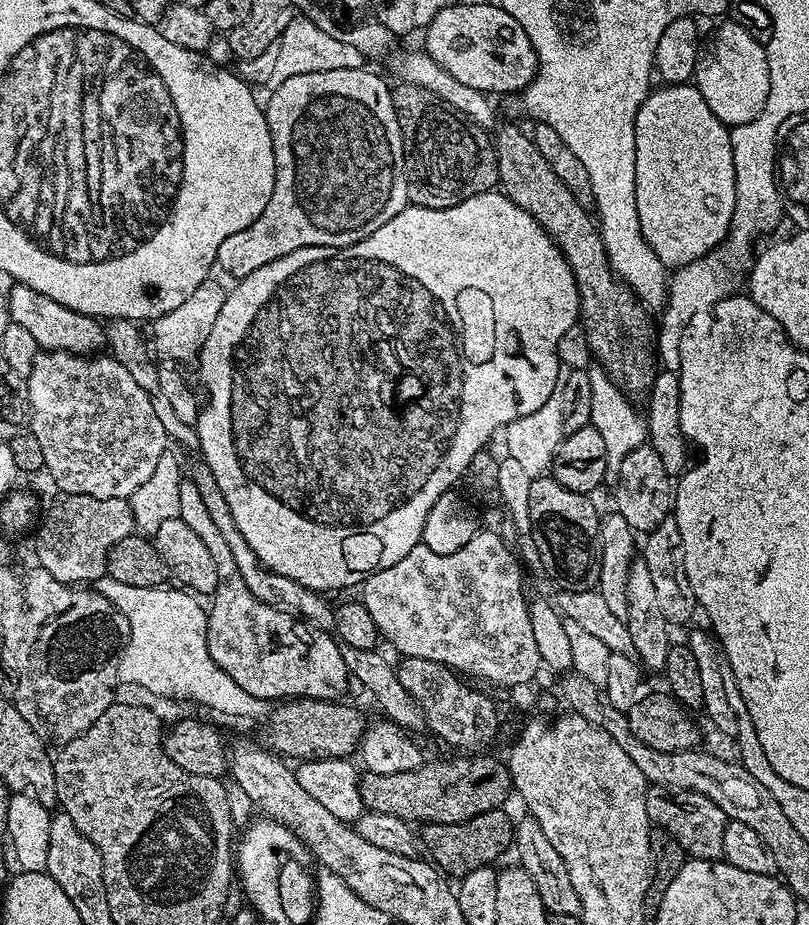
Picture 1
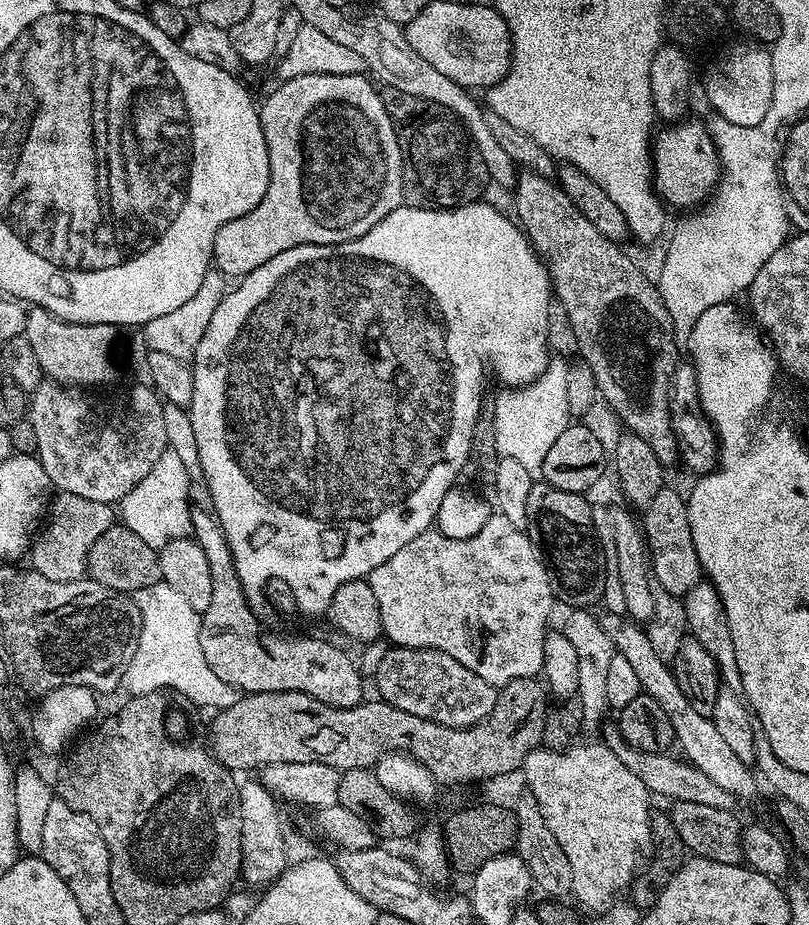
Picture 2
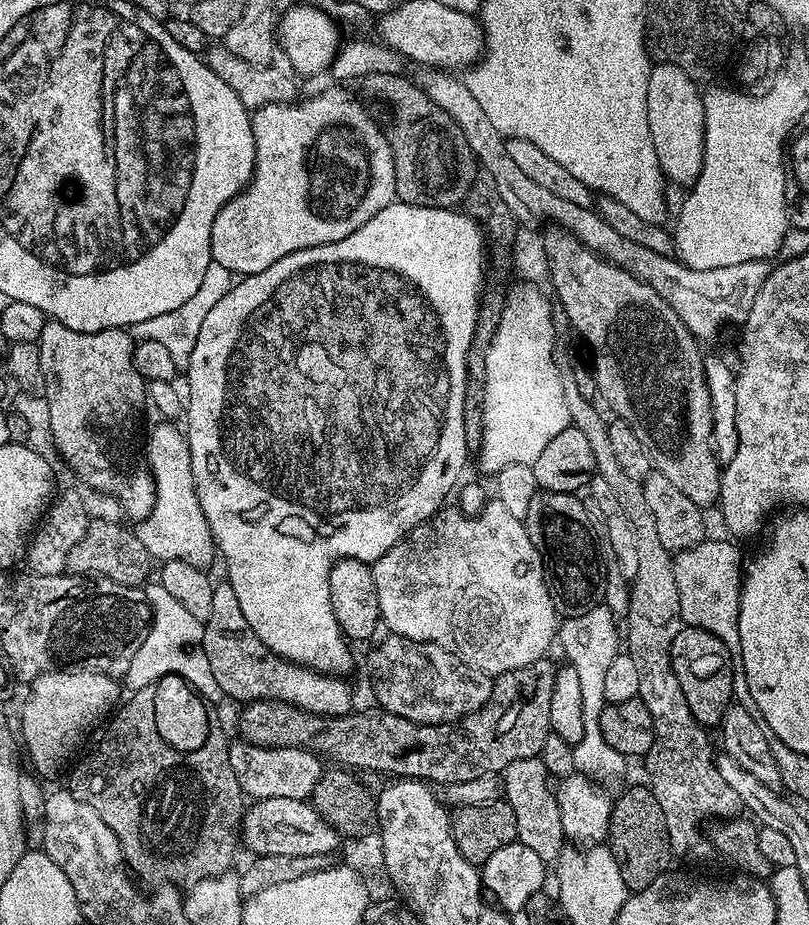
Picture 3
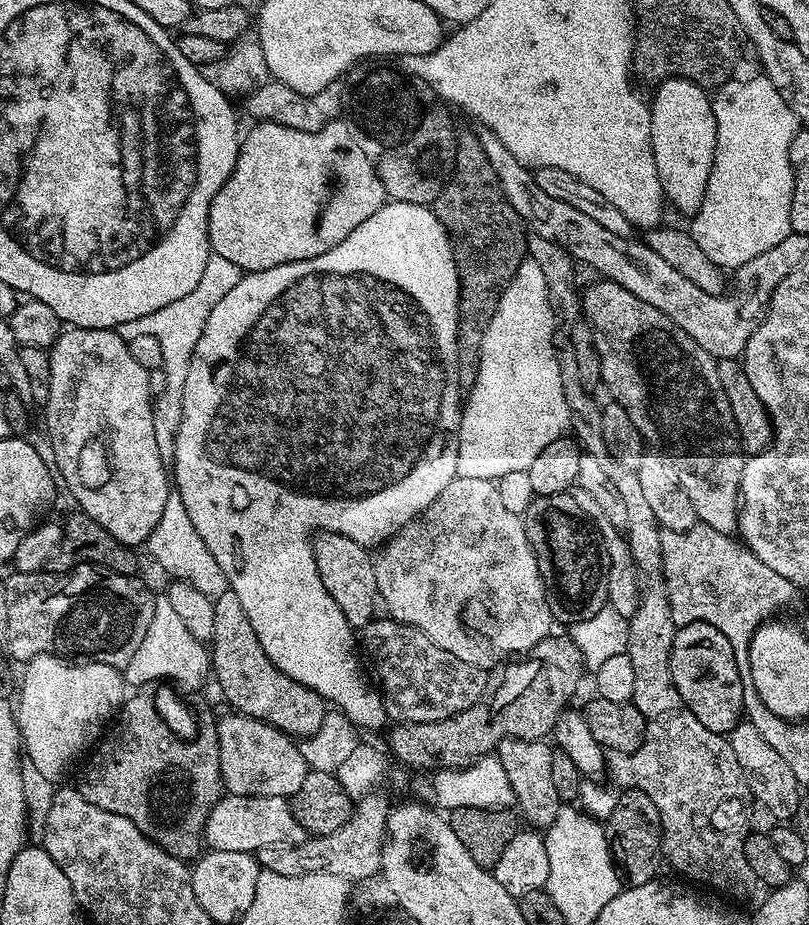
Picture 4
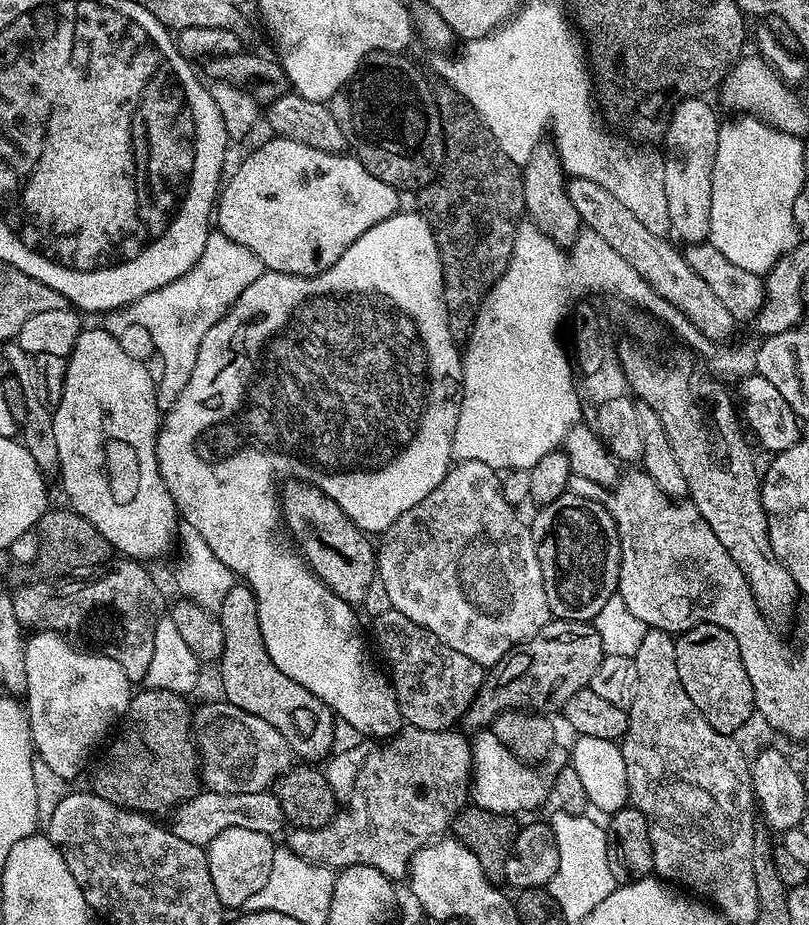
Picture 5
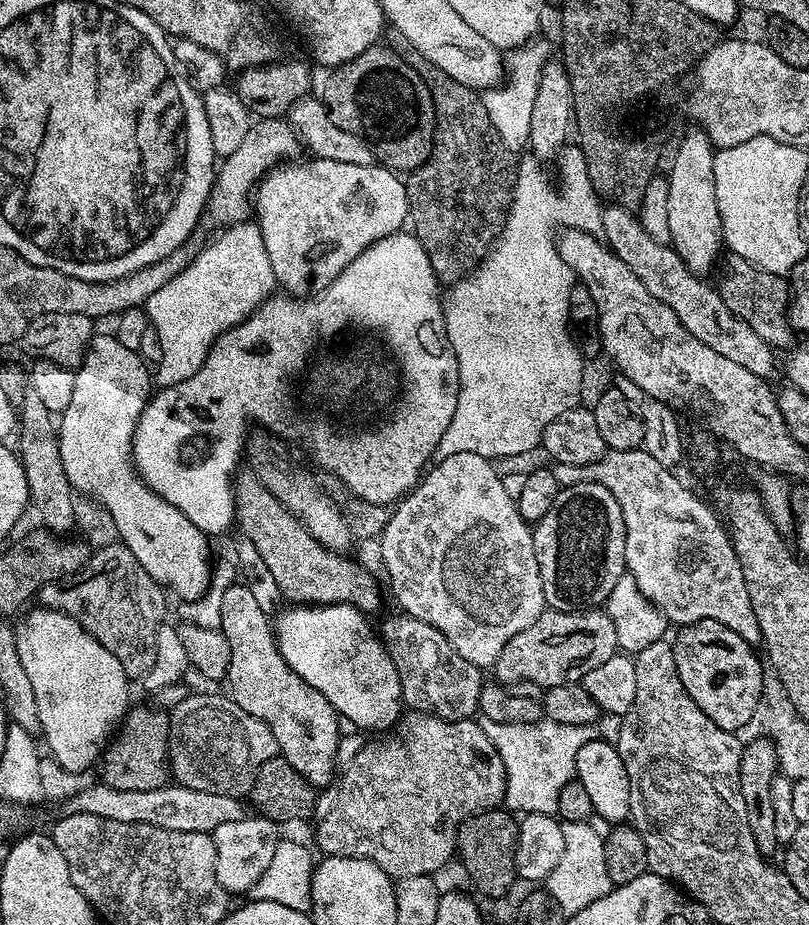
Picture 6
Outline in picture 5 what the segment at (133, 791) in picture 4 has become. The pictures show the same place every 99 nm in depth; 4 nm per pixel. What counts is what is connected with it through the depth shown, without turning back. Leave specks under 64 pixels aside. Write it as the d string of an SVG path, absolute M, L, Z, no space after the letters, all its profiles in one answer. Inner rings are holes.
M145 687L144 692L137 691L133 695L122 723L115 733L116 741L104 752L100 765L92 772L90 791L98 798L106 798L119 808L134 812L157 814L171 813L181 802L193 800L202 790L200 779L200 757L192 730L192 712L183 695L170 690L158 690Z

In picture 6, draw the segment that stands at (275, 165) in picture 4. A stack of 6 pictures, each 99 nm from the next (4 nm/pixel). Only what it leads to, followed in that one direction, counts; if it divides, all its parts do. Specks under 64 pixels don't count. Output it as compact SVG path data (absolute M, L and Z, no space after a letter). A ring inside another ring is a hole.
M300 158L295 162L284 162L273 168L260 181L254 192L254 212L255 215L256 212L260 215L258 227L262 234L262 242L266 242L266 254L270 254L270 262L274 266L276 283L285 293L297 298L308 298L313 294L323 292L325 288L330 286L330 282L334 282L334 278L338 278L338 274L342 274L342 270L346 270L346 266L350 266L350 262L354 262L354 258L358 258L358 254L362 254L374 242L401 231L408 220L408 195L404 189L405 181L397 173L393 172L391 168L383 166L354 166L350 162L330 162L329 160L318 160L315 158L304 159Z

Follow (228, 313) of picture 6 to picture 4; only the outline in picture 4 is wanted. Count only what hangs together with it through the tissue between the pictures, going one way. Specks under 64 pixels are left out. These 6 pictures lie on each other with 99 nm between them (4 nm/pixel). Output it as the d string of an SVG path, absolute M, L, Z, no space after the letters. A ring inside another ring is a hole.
M212 254L206 262L206 270L202 270L202 278L198 278L198 286L186 294L186 298L178 298L178 302L170 302L170 306L162 306L162 310L154 310L154 314L146 314L134 322L122 322L115 328L122 339L129 341L139 338L142 334L151 334L158 338L162 346L163 370L166 376L166 390L155 397L152 405L154 418L154 438L158 442L158 454L165 462L171 461L174 446L178 438L178 426L182 426L182 402L184 401L184 387L186 374L190 370L190 358L194 354L194 346L198 346L198 338L202 338L202 330L206 326L206 318L234 286L238 286L242 269L234 266L226 258Z

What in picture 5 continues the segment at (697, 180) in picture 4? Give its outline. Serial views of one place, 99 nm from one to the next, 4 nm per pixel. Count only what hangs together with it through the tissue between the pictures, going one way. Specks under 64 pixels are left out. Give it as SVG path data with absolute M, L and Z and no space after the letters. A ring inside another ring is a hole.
M704 98L681 99L671 109L662 137L666 210L670 210L671 235L677 241L704 242L708 239L711 172L722 120L716 117L715 110L706 101Z

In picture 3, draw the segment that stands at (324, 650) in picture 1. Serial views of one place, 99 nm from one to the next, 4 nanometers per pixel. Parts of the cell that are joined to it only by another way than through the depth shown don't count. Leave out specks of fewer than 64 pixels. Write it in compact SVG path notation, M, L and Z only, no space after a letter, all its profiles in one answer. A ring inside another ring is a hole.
M227 582L217 583L212 593L214 599L210 605L210 618L203 621L206 662L210 662L210 674L214 674L214 679L218 686L222 686L229 701L277 700L329 718L348 710L344 708L351 706L352 692L348 689L347 679L316 672L301 664L291 664L274 654L266 642L262 642L262 638L250 630L250 622L246 622L242 606Z

